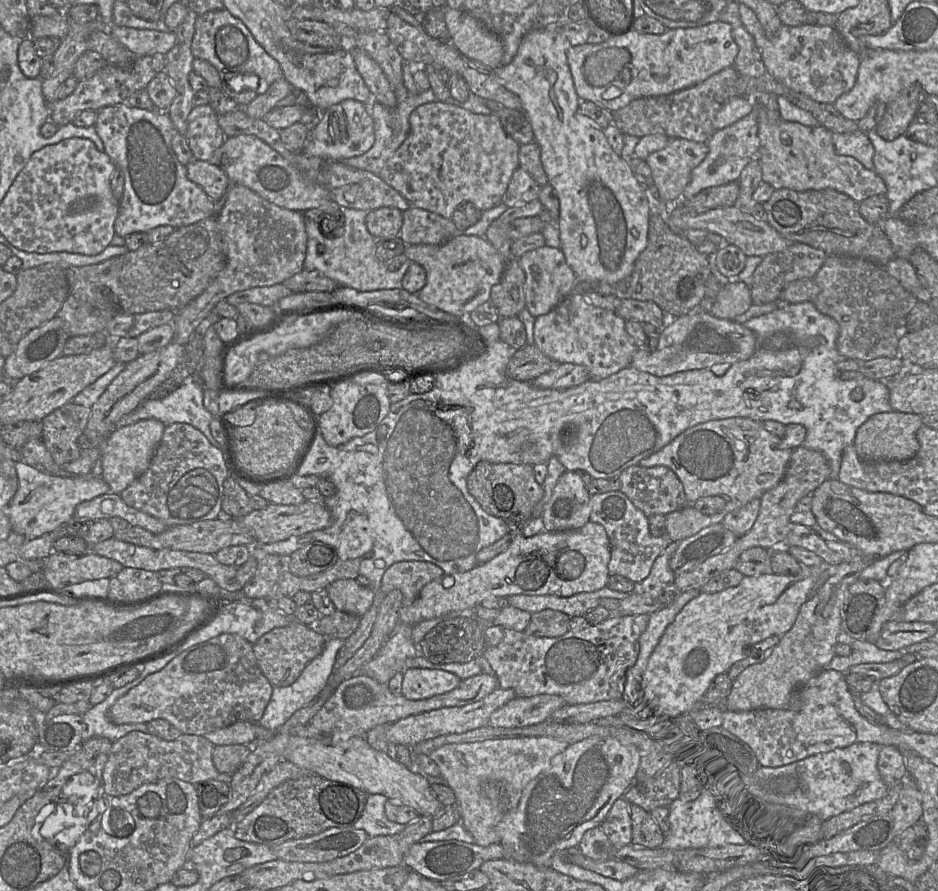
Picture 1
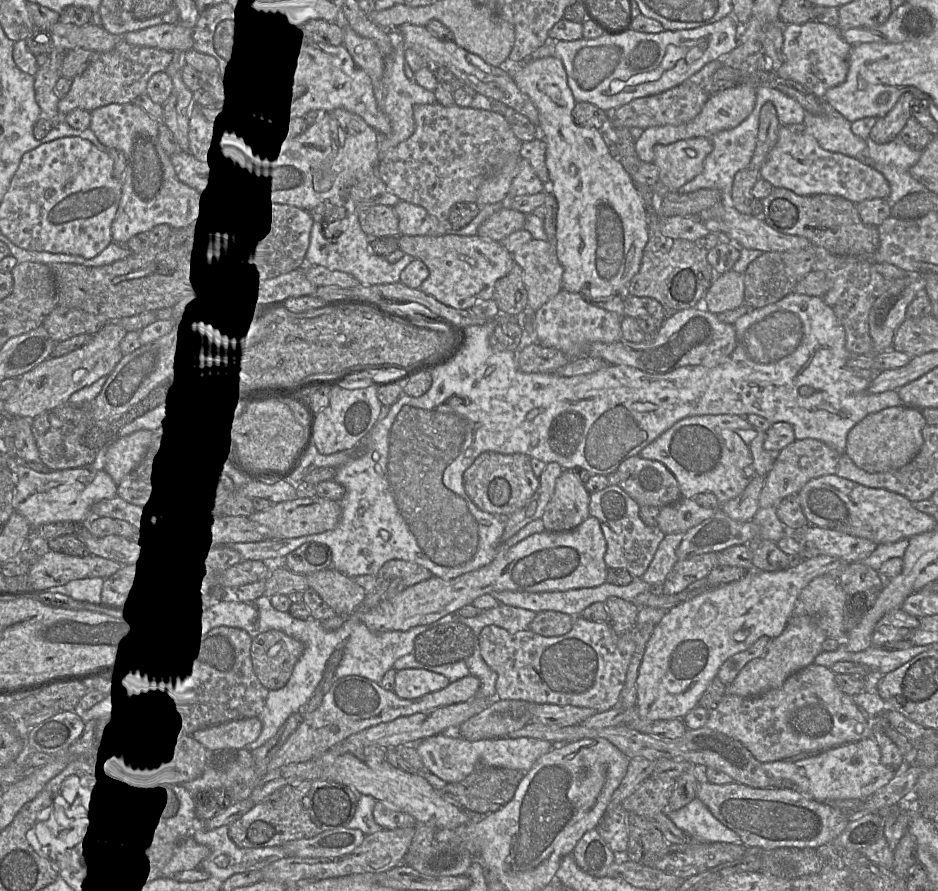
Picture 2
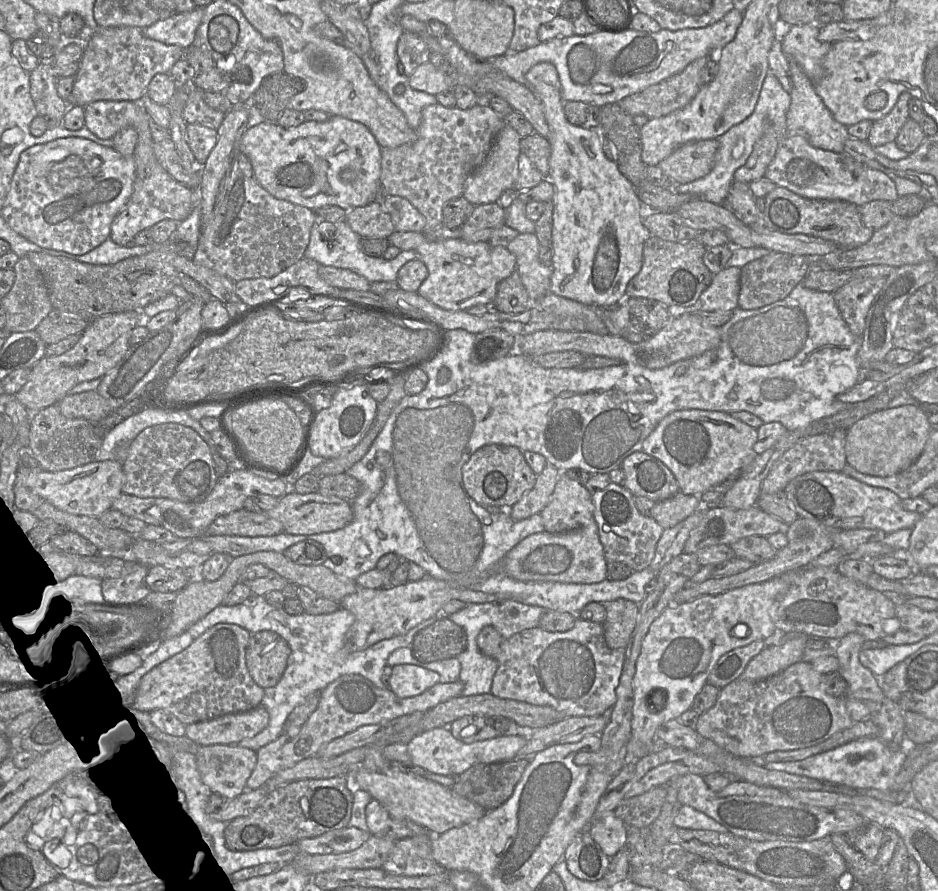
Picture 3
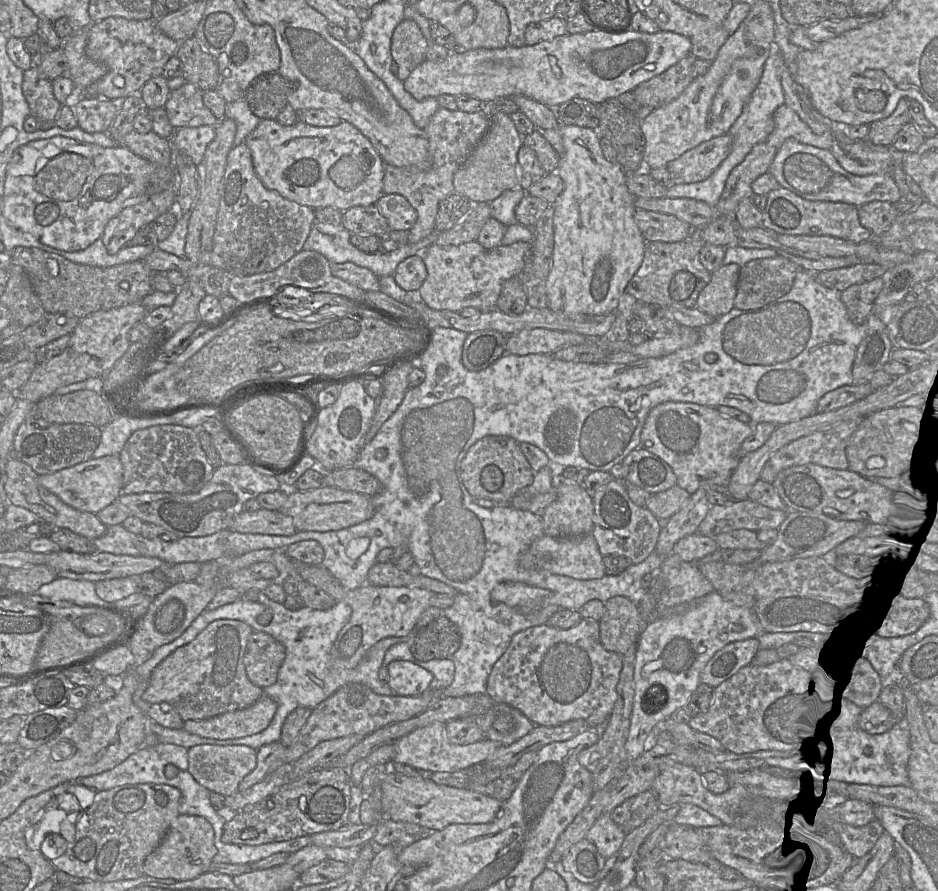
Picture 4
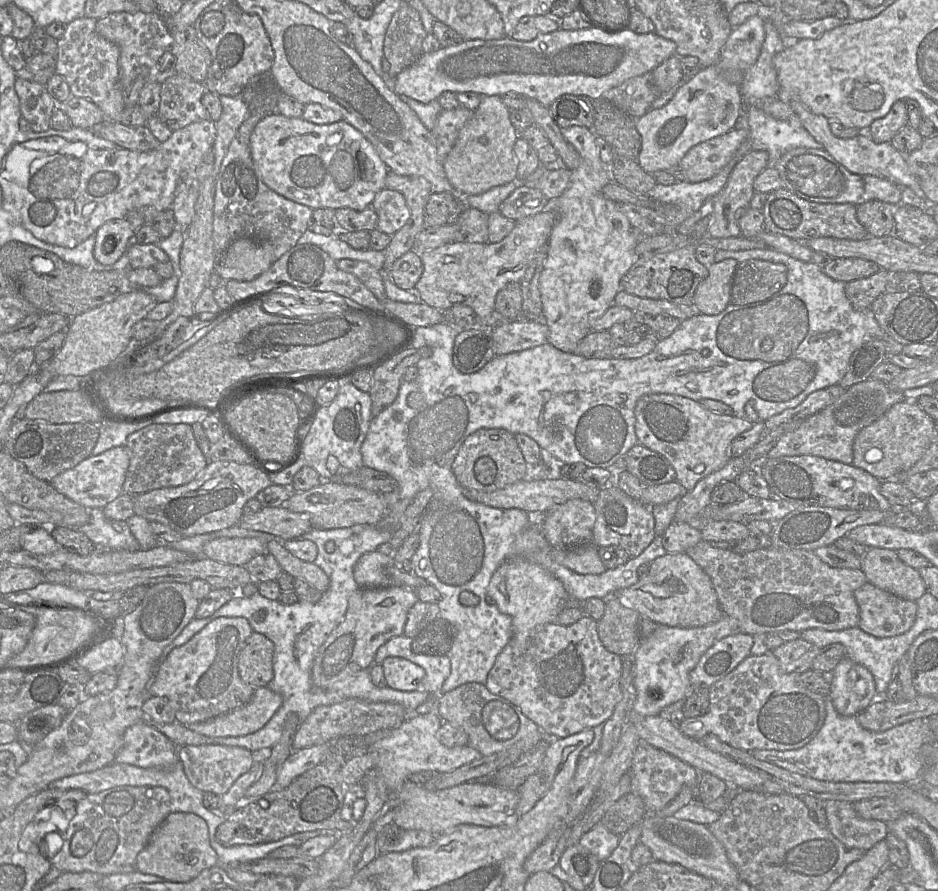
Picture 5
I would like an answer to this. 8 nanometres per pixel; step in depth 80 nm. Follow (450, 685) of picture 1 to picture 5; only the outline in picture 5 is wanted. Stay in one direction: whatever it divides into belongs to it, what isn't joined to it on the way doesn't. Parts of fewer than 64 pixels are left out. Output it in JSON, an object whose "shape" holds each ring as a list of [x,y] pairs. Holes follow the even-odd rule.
{"shape":[[[387,657],[382,662],[387,686],[399,691],[423,690],[425,670],[402,657]]]}

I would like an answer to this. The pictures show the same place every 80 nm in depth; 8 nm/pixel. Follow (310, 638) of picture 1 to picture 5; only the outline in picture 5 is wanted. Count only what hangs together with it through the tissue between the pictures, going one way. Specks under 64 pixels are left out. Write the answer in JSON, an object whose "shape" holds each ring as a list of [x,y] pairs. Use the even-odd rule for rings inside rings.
{"shape":[[[252,632],[238,658],[241,680],[253,688],[267,686],[274,678],[274,644],[264,634]]]}

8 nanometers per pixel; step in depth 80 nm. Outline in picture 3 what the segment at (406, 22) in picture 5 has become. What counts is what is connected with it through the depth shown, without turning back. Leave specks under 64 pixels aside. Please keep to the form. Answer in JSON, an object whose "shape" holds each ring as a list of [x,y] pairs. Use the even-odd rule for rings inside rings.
{"shape":[[[404,31],[399,37],[396,48],[398,72],[410,78],[416,68],[429,62],[430,52],[425,41],[416,33]]]}

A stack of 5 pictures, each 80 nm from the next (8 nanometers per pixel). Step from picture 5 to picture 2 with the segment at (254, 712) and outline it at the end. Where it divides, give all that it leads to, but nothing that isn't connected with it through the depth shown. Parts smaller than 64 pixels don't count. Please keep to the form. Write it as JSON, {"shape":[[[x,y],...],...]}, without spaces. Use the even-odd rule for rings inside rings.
{"shape":[[[259,717],[240,718],[209,726],[192,733],[192,737],[209,751],[246,748],[262,731]]]}

